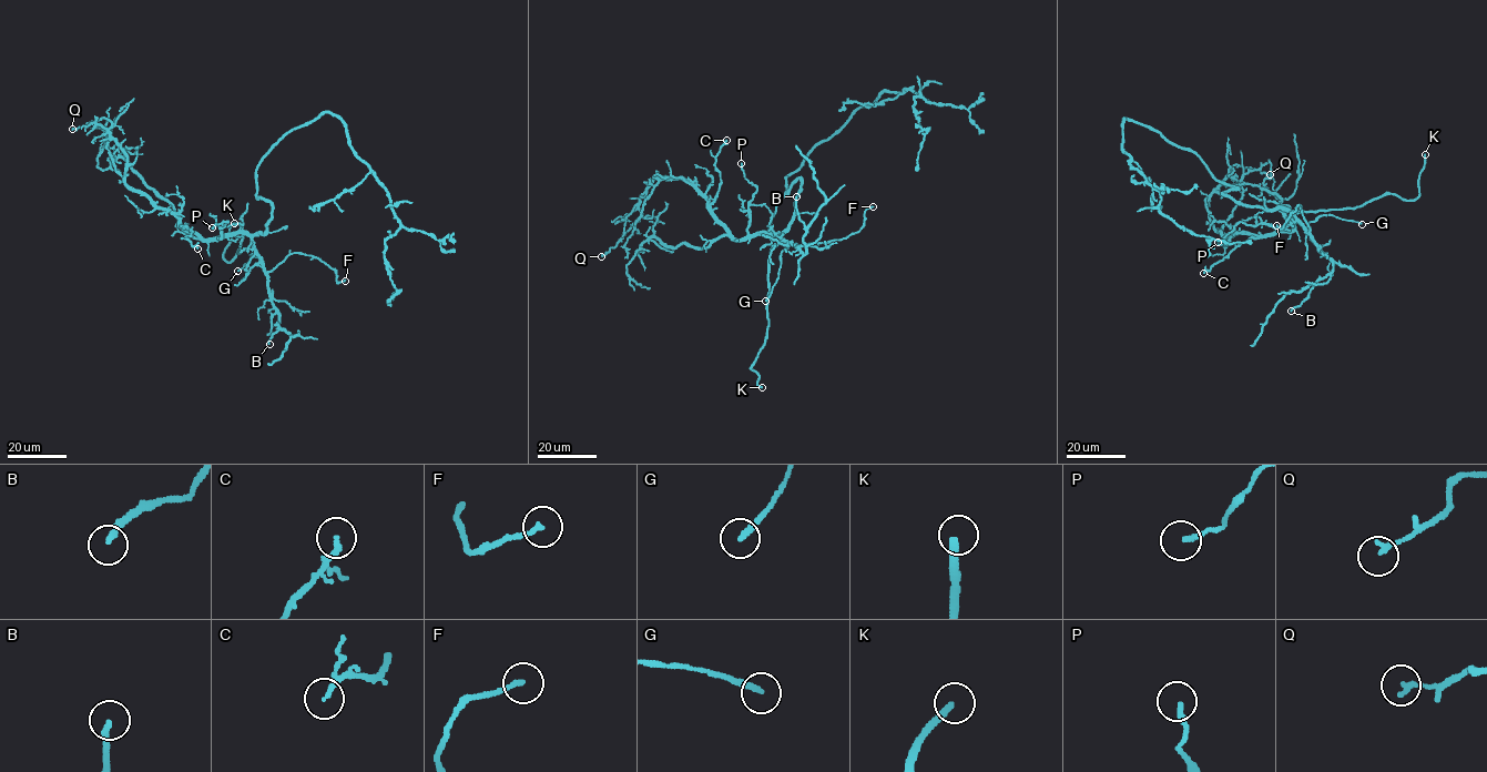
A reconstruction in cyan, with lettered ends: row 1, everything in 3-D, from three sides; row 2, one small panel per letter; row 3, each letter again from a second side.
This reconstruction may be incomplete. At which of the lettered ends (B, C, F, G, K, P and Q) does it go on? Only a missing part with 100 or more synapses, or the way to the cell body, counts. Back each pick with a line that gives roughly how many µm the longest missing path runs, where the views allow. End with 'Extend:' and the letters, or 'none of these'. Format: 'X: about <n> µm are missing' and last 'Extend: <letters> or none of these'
K: about 40 µm are missing
Extend: K

